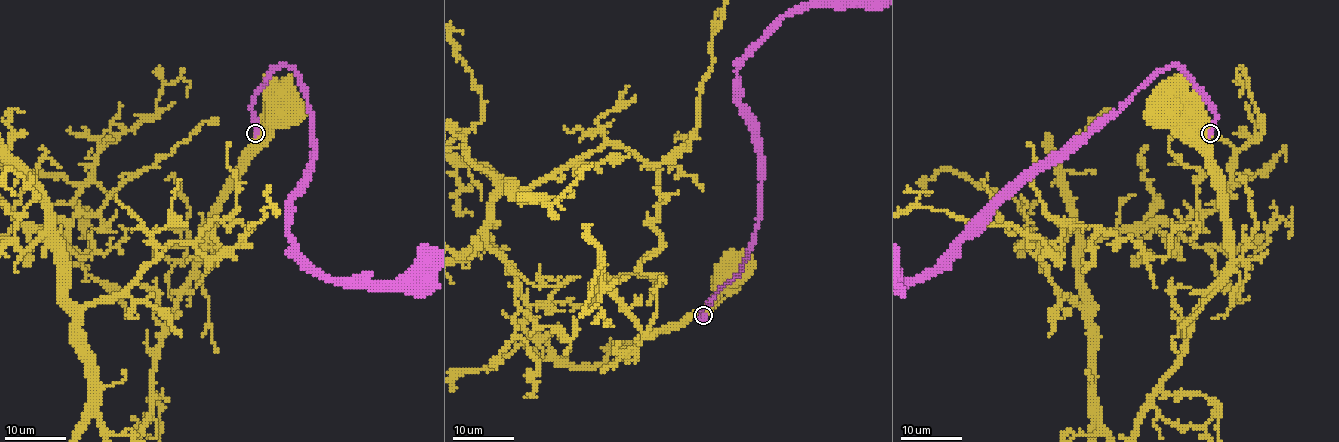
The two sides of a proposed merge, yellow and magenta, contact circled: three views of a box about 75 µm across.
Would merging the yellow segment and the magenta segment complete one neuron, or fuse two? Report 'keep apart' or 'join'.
keep apart

